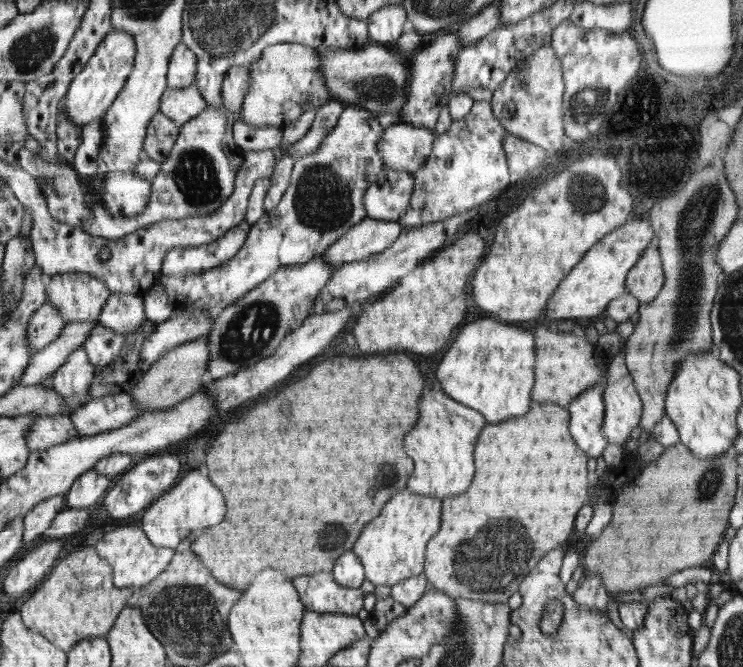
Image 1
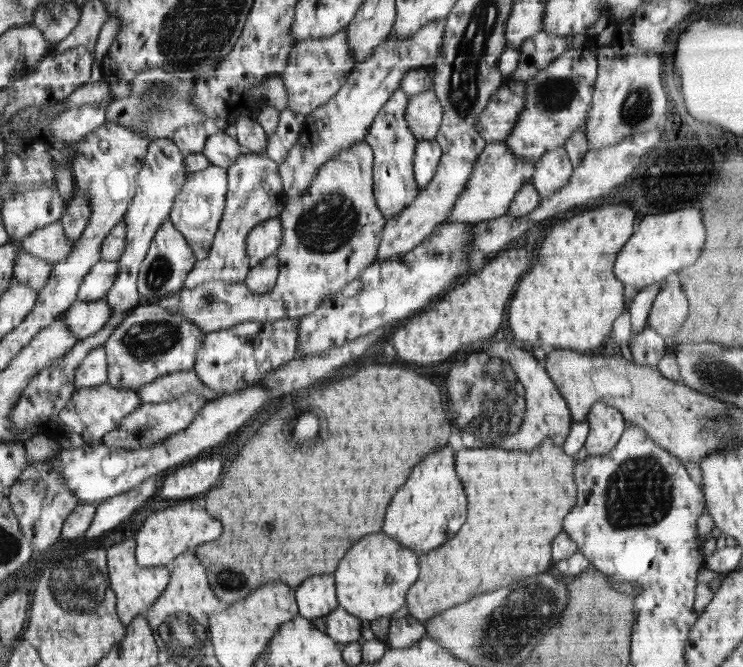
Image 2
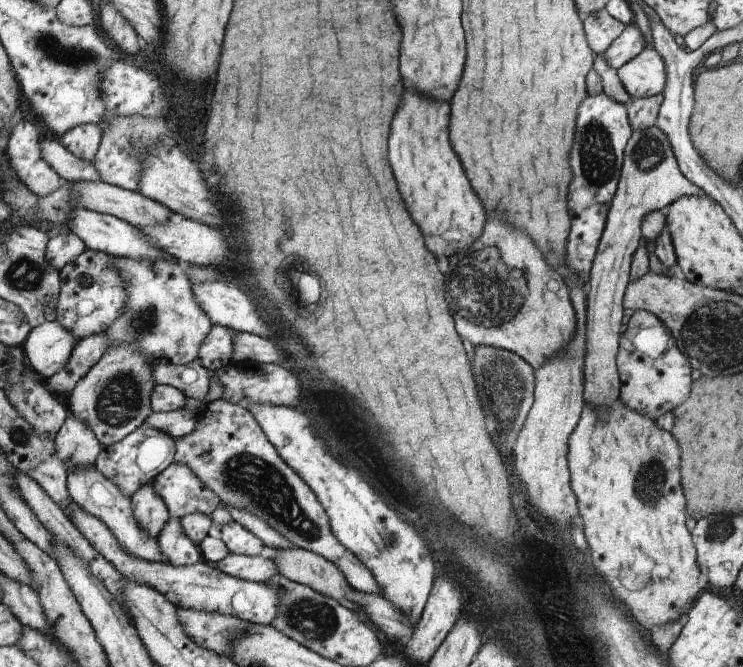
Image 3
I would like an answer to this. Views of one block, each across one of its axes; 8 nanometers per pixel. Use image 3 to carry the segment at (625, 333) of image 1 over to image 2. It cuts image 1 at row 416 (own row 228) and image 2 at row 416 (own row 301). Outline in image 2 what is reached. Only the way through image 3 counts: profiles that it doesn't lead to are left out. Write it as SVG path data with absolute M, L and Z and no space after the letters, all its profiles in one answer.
M596 403L587 415L590 431L585 447L588 455L603 455L616 448L624 432L624 418L617 407Z

